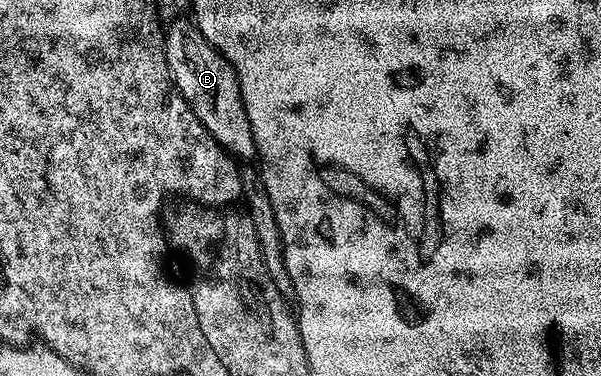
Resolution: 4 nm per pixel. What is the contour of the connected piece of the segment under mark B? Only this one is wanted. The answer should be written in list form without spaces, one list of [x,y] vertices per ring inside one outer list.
[[[179,20],[165,31],[166,59],[174,87],[184,96],[192,112],[204,124],[204,128],[231,158],[253,159],[258,153],[252,136],[252,124],[248,124],[248,112],[240,96],[240,84],[232,64],[198,31],[190,20]]]

